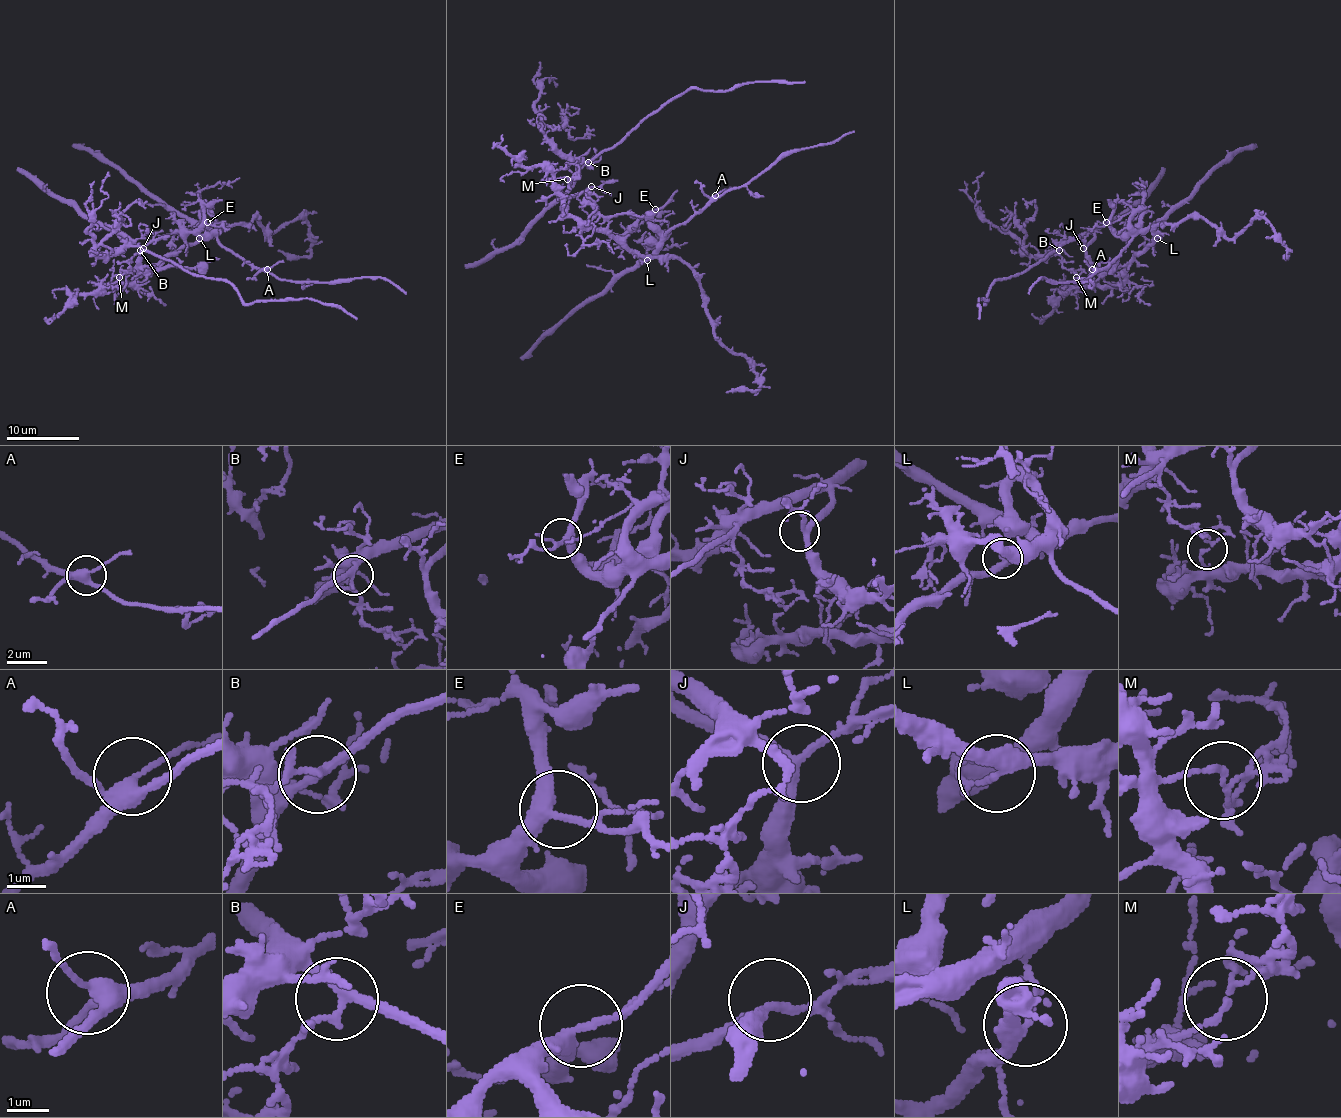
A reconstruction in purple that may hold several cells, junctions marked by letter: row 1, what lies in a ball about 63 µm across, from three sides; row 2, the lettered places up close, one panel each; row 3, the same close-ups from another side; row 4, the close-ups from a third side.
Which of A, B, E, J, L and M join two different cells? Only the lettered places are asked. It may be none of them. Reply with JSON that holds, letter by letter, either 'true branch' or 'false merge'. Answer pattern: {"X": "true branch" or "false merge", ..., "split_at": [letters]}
{"A": "true branch", "B": "true branch", "E": "true branch", "J": "true branch", "L": "false merge", "M": "false merge", "split_at": ["L", "M"]}

